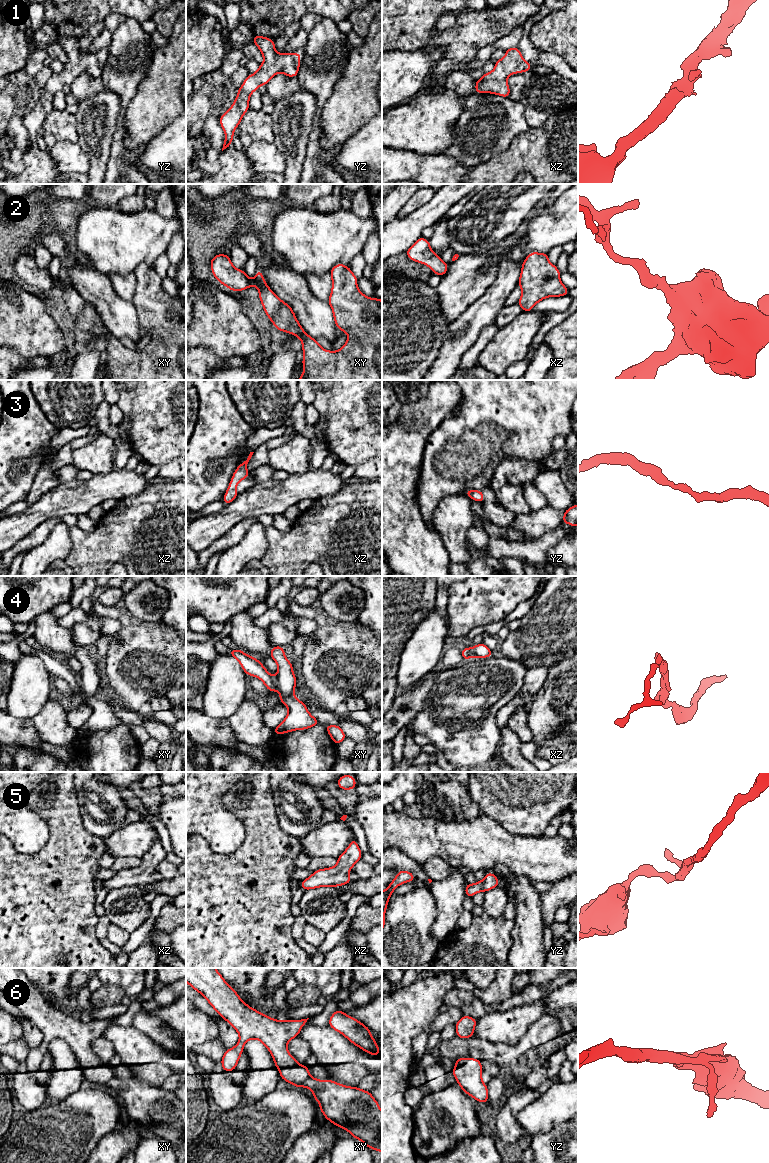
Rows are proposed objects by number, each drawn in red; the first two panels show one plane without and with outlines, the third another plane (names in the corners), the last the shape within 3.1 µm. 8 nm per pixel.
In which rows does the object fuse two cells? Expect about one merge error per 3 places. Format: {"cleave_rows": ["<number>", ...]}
{"cleave_rows": ["4"]}

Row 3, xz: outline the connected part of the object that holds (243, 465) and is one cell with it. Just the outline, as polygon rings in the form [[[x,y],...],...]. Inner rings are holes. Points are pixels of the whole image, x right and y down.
[[[250,452],[247,460],[244,461],[243,463],[239,464],[238,468],[234,471],[234,473],[232,475],[232,479],[228,485],[228,489],[227,489],[226,493],[224,494],[224,497],[222,500],[226,504],[226,506],[231,501],[234,501],[237,498],[238,493],[236,491],[236,488],[237,488],[238,483],[240,481],[242,481],[243,479],[250,476],[250,474],[247,471],[247,464],[248,464],[249,460],[251,459],[253,453],[254,452]]]

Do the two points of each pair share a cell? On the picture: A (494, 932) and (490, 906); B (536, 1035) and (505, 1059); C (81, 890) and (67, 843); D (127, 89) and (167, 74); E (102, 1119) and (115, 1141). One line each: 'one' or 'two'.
A: two
B: one
C: one
D: two
E: two

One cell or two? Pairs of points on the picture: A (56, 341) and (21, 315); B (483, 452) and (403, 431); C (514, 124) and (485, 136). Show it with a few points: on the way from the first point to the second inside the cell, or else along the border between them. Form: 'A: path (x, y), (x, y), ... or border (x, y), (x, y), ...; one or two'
A: path (47, 340), (30, 324); one
B: border (444, 420), (427, 439), (422, 460); two
C: path (507, 124), (497, 124), (492, 129); one

